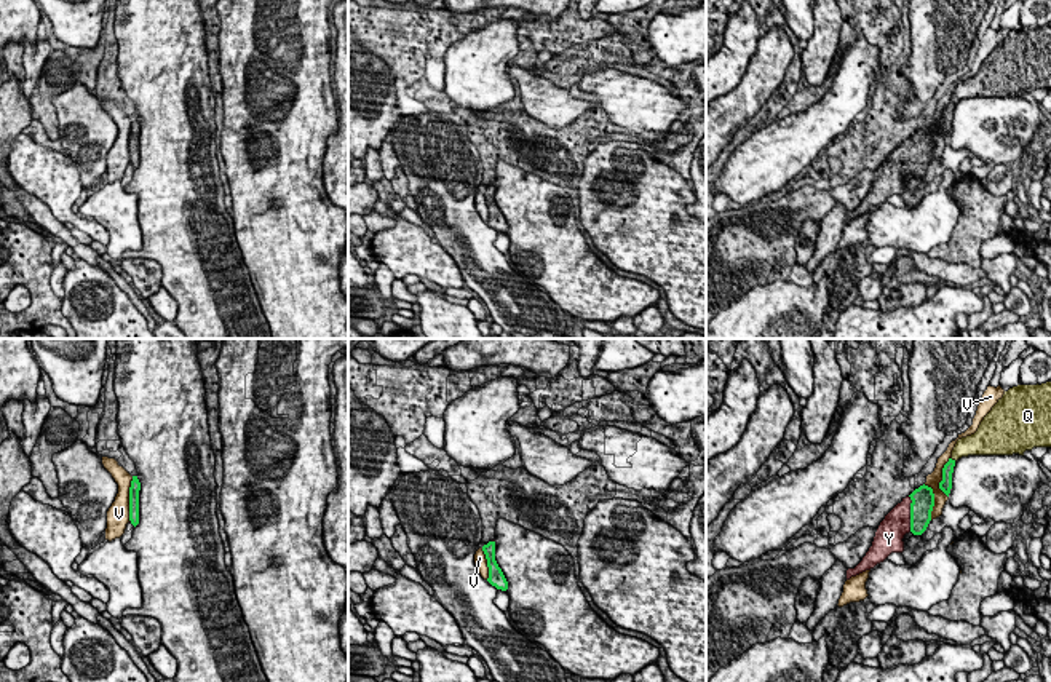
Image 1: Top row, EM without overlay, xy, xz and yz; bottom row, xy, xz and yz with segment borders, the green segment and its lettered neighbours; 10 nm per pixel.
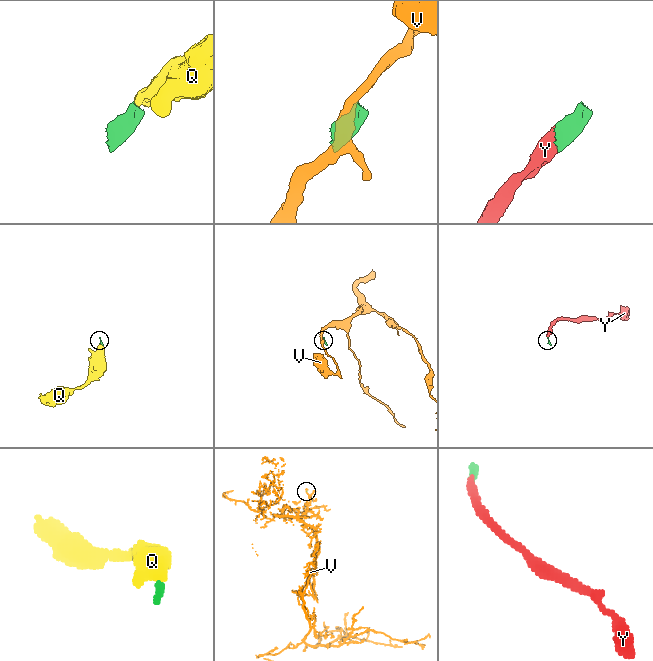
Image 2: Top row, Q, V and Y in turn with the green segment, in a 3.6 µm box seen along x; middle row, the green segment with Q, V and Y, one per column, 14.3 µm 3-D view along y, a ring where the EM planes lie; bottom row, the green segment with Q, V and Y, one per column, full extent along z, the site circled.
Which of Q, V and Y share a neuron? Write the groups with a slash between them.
Q Y / V

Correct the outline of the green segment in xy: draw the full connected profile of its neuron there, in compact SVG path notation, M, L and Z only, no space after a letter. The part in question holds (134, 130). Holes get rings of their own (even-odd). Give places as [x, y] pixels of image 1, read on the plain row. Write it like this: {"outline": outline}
{"outline": "M133 118L129 129L129 163L134 169L139 166L139 133L141 125L137 118Z"}

